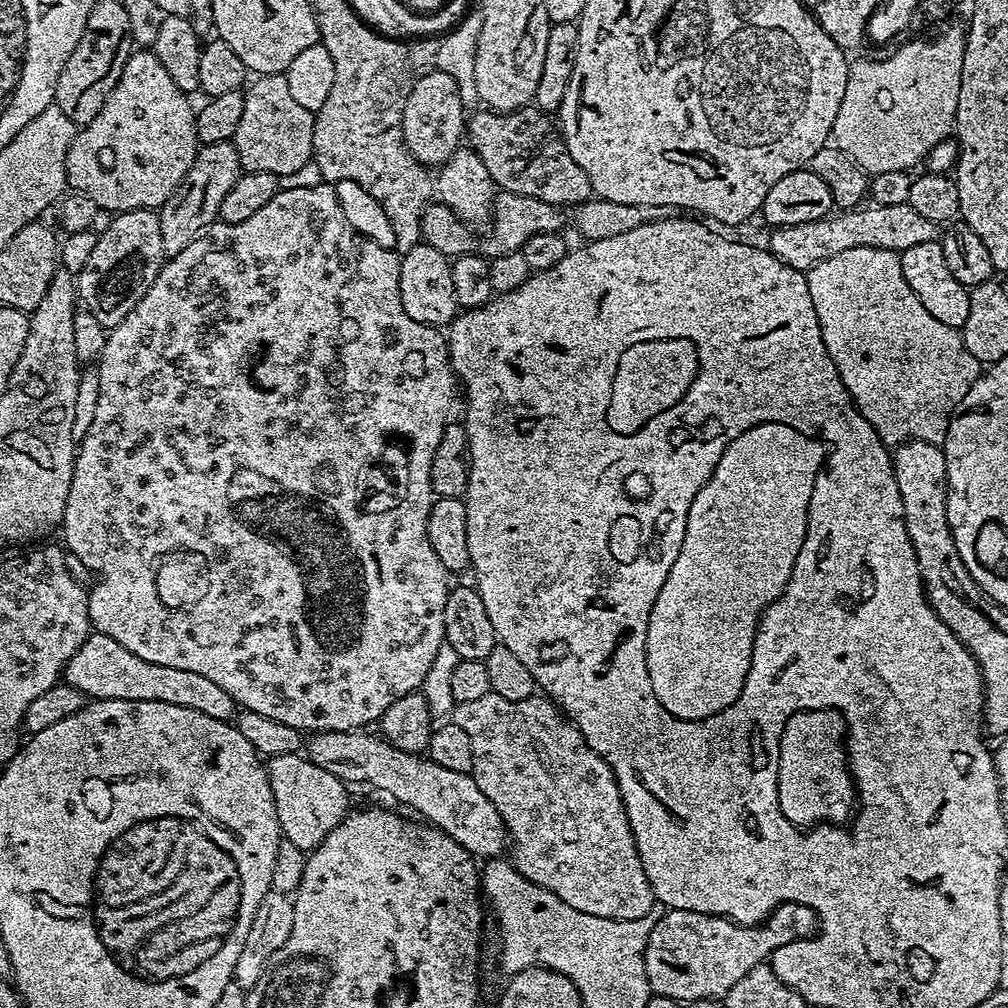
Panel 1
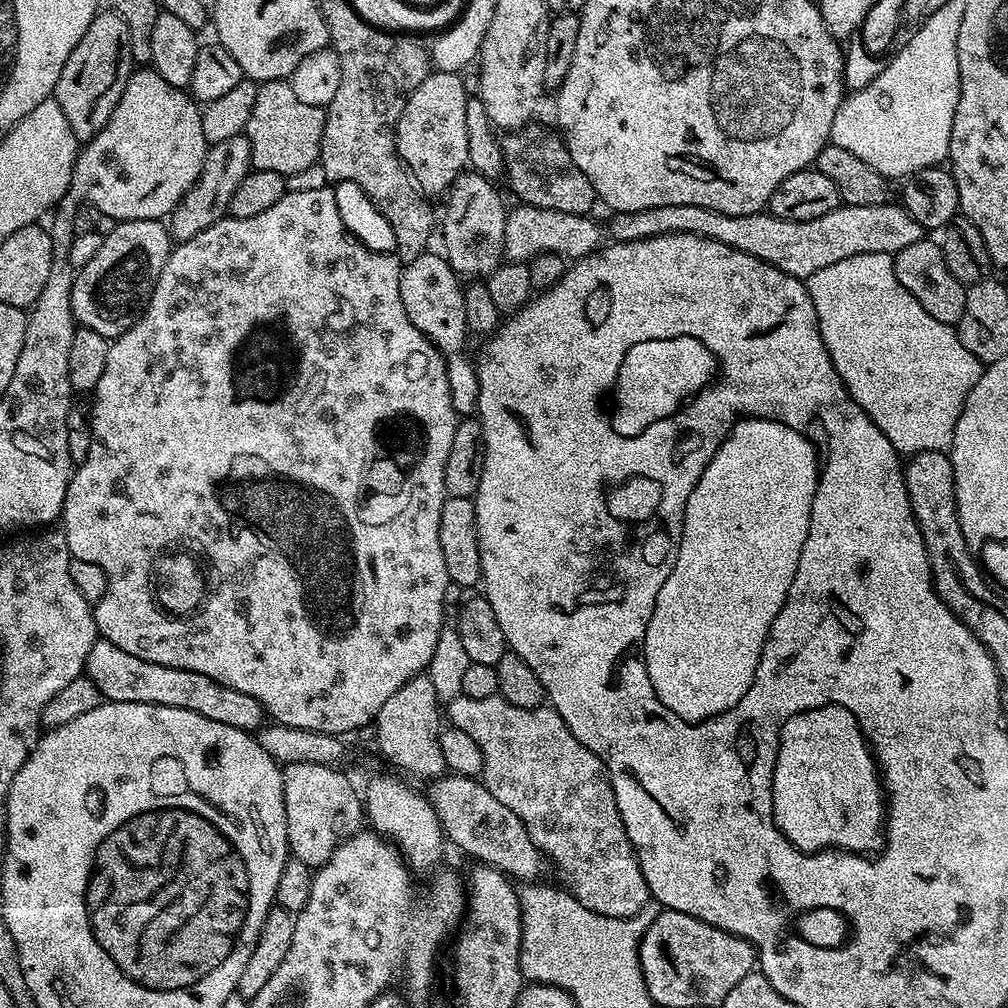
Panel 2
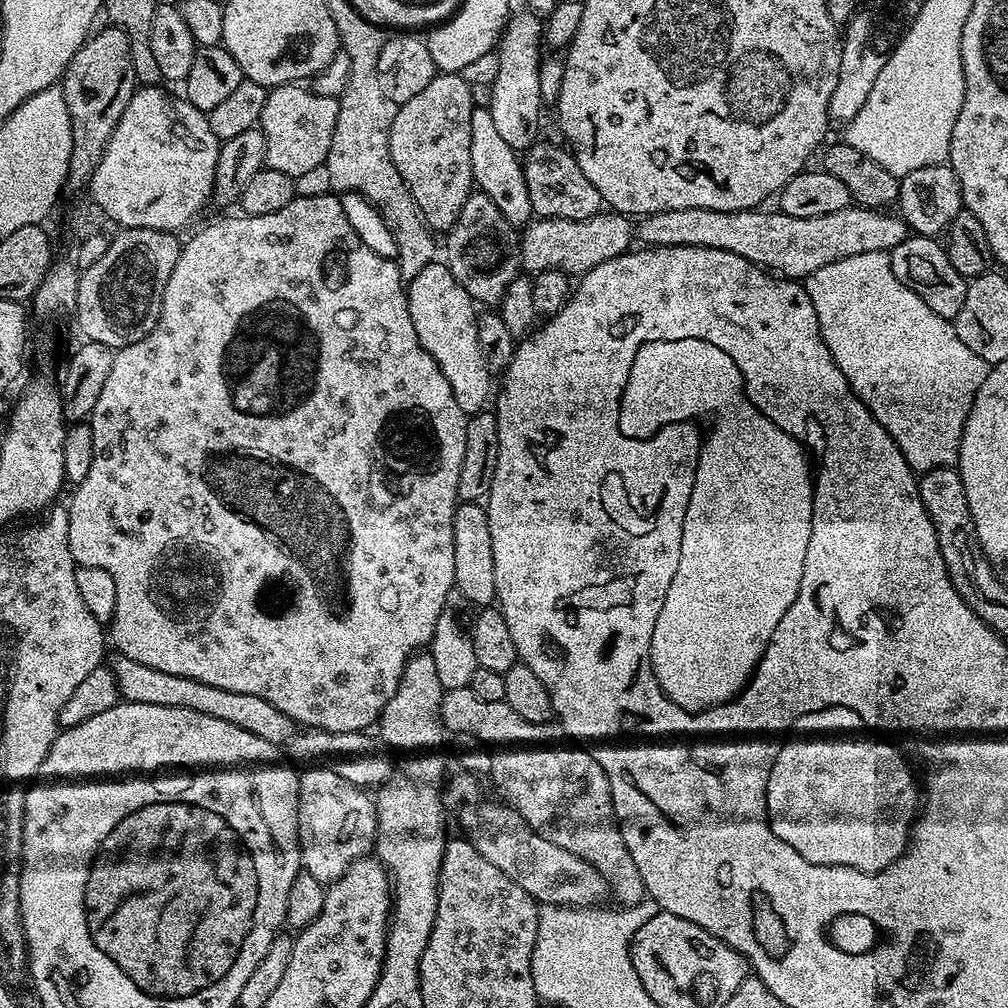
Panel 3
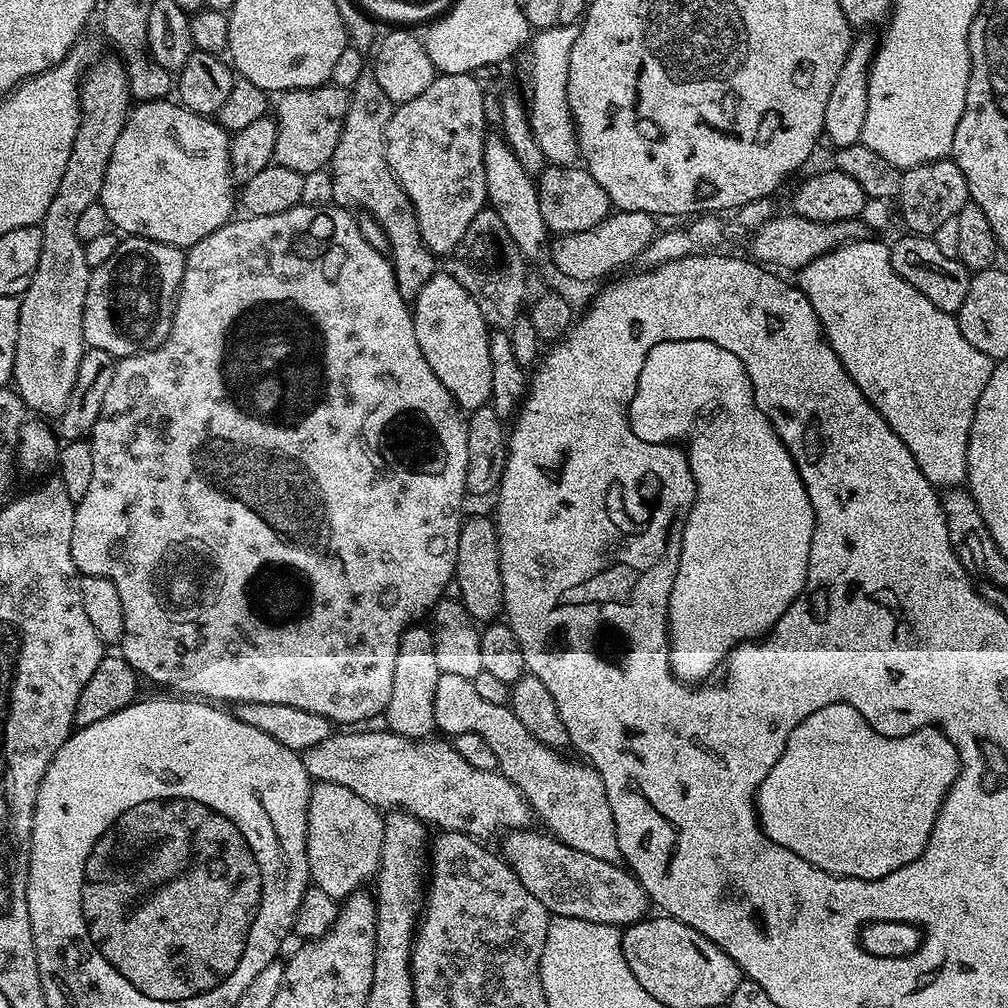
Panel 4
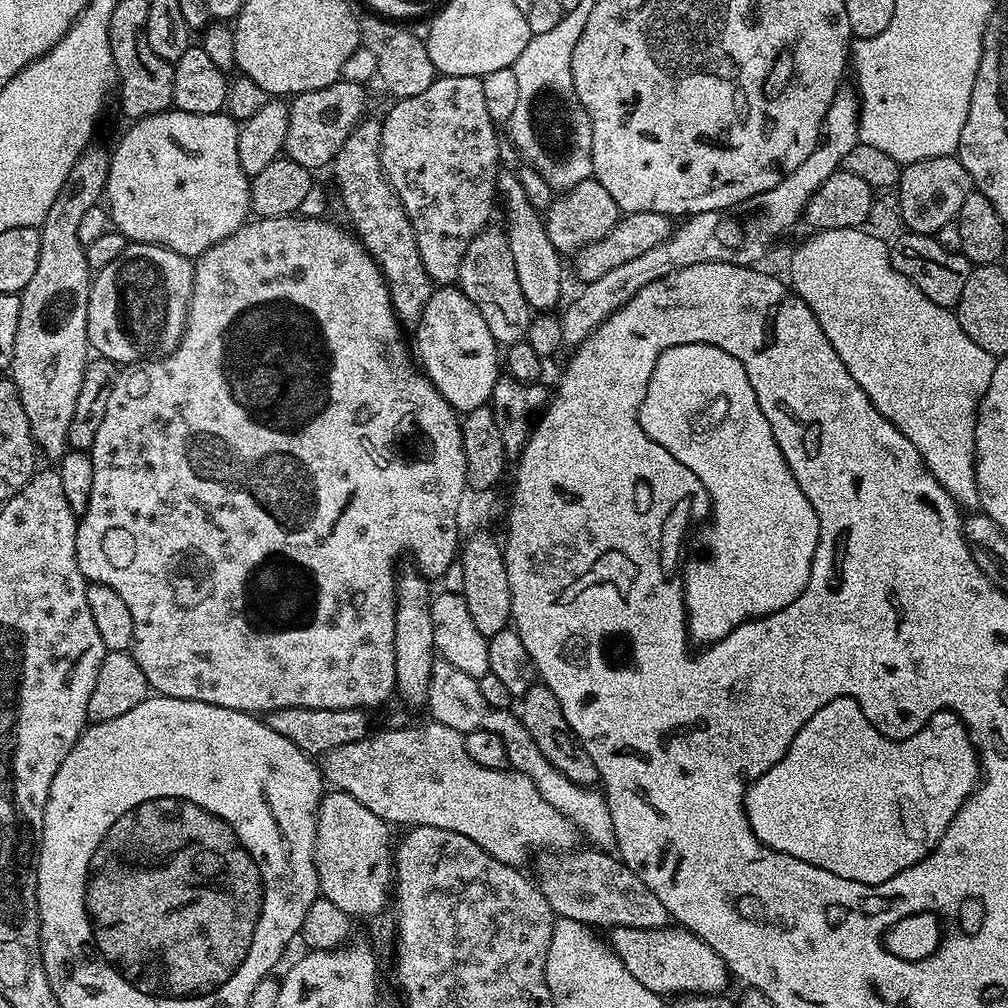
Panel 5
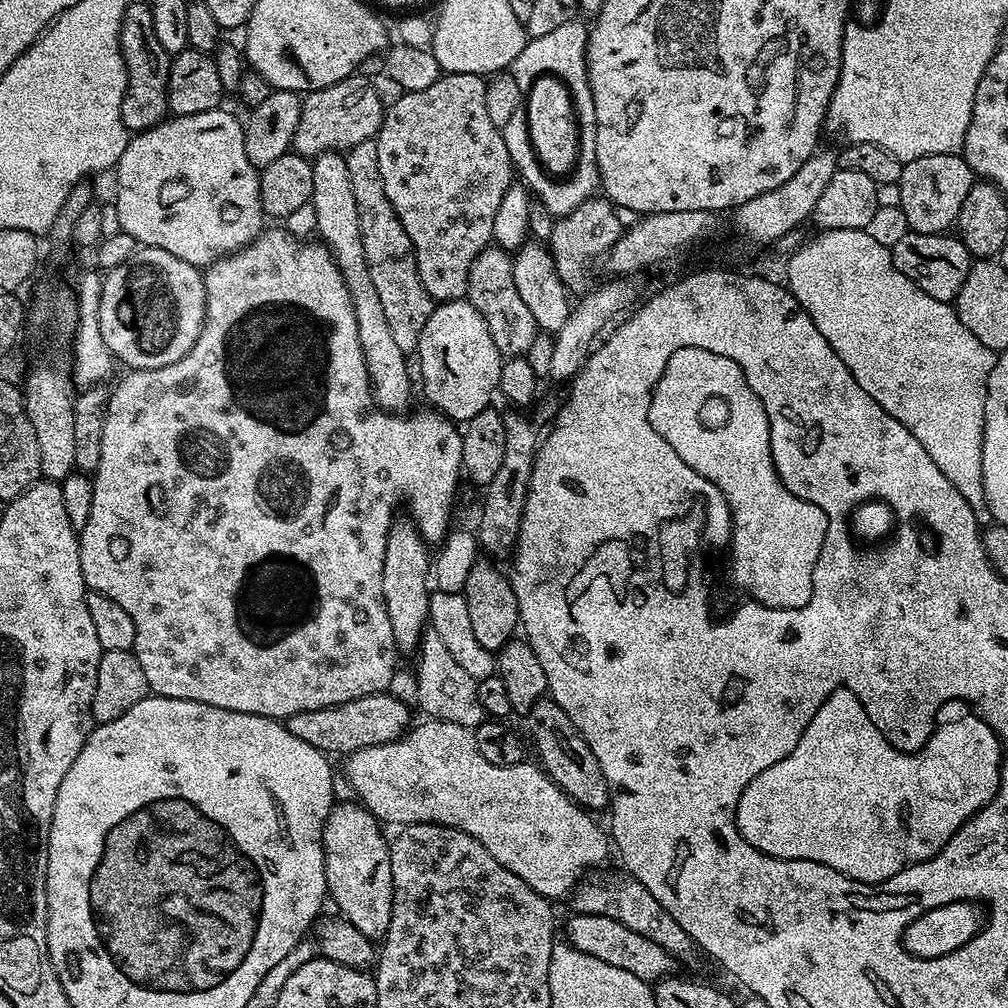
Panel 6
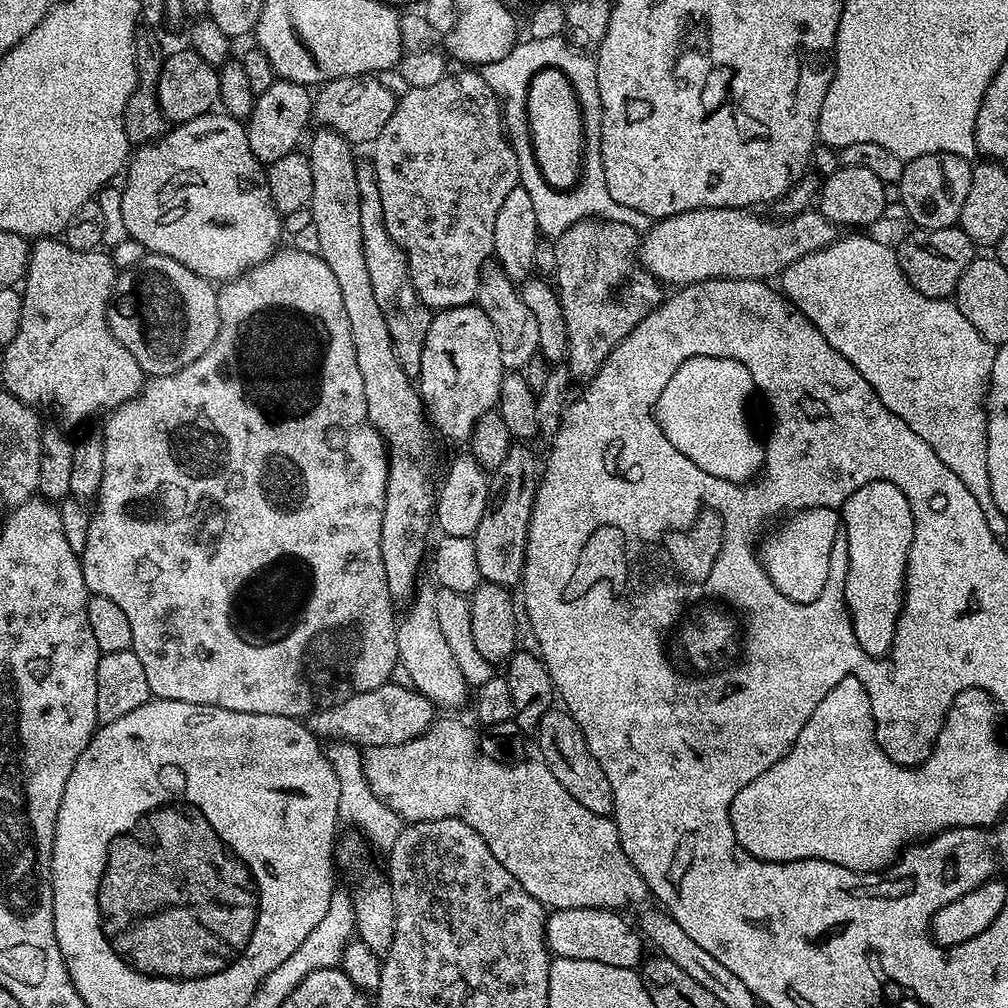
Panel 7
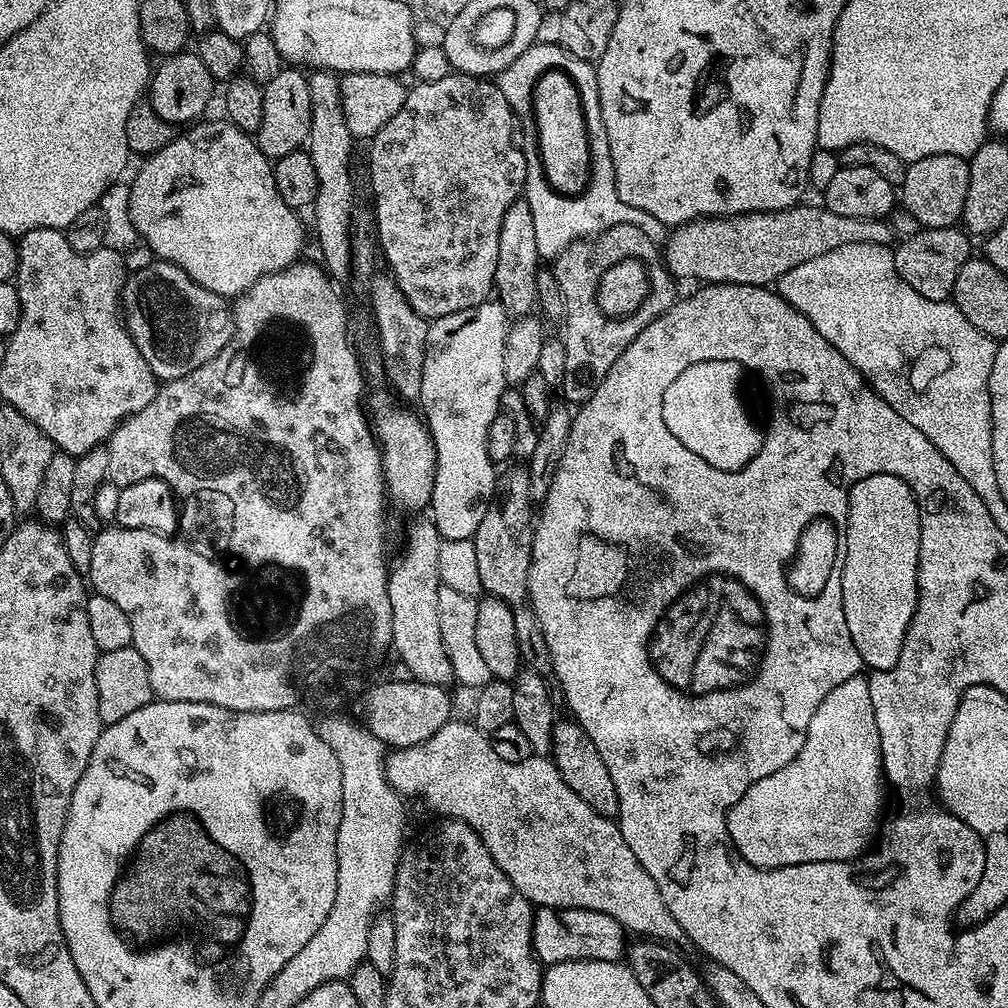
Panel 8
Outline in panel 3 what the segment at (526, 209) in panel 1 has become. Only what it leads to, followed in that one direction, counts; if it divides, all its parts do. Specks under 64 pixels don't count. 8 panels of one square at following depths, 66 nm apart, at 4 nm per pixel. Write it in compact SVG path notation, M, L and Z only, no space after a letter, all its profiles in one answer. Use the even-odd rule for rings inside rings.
M601 210L595 212L585 220L567 220L557 216L546 216L533 218L522 228L524 237L519 237L518 251L523 271L528 274L545 272L550 268L557 268L560 272L568 273L569 277L579 278L594 266L606 263L610 258L621 256L623 252L629 251L634 244L634 224L623 212Z

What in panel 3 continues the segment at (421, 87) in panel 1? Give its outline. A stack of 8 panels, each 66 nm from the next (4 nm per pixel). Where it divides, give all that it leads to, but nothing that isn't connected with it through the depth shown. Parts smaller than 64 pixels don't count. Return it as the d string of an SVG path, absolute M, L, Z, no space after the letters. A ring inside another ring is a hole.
M437 74L414 98L397 107L388 131L390 158L398 174L402 174L402 182L406 182L416 209L436 234L447 233L454 227L465 200L474 188L470 158L470 120L474 100L472 88L463 78L460 74Z

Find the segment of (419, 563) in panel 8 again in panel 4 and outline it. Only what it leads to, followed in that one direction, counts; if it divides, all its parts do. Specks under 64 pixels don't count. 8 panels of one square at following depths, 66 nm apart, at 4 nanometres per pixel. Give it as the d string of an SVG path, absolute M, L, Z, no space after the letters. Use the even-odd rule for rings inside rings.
M440 673L438 690L434 692L434 722L437 729L448 738L458 734L482 734L482 738L486 738L486 742L490 742L490 747L494 749L494 758L498 758L498 771L507 780L514 782L514 786L518 786L518 790L528 799L535 819L541 820L545 824L541 825L557 840L574 850L582 850L582 854L591 854L594 858L613 862L621 859L614 818L610 810L610 798L606 794L602 778L591 764L575 764L574 761L567 760L557 749L546 746L541 740L534 738L534 734L530 734L530 730L526 730L526 726L518 722L508 704L494 706L486 702L474 691L471 680L462 678L459 674Z

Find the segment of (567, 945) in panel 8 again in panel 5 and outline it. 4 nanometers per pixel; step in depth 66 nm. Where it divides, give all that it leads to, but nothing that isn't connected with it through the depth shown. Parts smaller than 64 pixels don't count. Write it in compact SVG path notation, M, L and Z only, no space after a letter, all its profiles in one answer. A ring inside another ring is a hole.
M634 926L611 929L610 947L618 959L634 974L646 990L665 998L675 998L681 994L715 996L725 991L730 973L728 965L702 938L679 926L642 930Z

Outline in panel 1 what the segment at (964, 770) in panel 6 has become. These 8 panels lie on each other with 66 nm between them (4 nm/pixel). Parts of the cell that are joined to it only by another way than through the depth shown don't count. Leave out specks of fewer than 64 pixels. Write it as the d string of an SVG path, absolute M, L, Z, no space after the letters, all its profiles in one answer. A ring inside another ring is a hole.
M806 708L785 721L778 758L778 802L791 824L849 823L854 812L854 785L848 770L845 736L844 718L833 708Z

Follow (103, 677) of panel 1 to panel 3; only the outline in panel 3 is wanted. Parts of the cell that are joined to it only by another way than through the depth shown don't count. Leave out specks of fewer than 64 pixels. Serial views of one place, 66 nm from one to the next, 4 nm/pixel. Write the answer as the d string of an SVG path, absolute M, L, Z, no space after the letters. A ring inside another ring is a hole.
M119 654L113 657L110 667L120 687L120 695L127 703L198 710L198 714L210 714L210 718L230 722L230 726L238 726L238 730L247 730L257 738L266 738L266 742L277 746L287 745L288 741L296 737L296 721L291 720L282 710L278 710L278 706L266 702L266 698L258 694L222 690L222 686L210 686L194 678L182 678L182 674L166 674L162 670L154 670L152 666L142 666L142 662L134 662L134 658L126 658Z

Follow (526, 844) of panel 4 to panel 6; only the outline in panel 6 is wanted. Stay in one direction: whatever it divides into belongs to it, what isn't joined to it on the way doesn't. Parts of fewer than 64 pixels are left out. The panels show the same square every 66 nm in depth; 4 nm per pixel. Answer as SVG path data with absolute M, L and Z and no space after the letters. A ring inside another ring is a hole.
M608 872L605 876L596 875L600 874L585 875L572 889L570 901L572 900L573 913L582 916L614 918L630 926L630 930L642 934L642 938L650 938L650 942L658 942L660 948L673 957L685 956L686 959L692 960L698 956L698 949L690 938L690 934L686 934L682 926L678 926L676 919L670 915L670 910L666 910L666 906L662 906L662 902L658 902L658 898L654 898L654 894L650 894L650 890L642 886L642 882L638 882L627 874L619 876L616 872Z

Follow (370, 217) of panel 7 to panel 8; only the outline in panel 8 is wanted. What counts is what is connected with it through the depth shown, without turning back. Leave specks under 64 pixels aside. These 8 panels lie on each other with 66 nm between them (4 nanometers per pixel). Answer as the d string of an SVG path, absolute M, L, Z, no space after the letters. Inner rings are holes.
M377 274L373 276L370 287L372 287L372 316L376 319L376 336L380 339L381 354L379 353L379 355L383 357L383 379L386 381L387 387L401 401L419 401L429 321L420 316L414 310L414 306L410 306L410 302L406 302L402 290L396 285L395 279L391 275Z

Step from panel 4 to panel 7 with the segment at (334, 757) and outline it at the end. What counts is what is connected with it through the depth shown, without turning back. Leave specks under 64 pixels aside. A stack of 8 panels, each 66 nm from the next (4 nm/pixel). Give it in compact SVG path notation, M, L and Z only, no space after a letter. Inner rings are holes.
M437 719L418 738L414 738L410 742L402 742L398 746L369 748L363 753L363 757L364 773L366 774L366 782L370 782L370 790L374 790L376 797L384 804L388 804L390 810L394 810L394 814L400 816L401 821L415 822L417 820L437 820L438 818L458 818L462 822L466 822L466 826L470 826L470 830L474 830L480 835L482 842L486 842L486 846L490 846L490 854L494 854L494 858L498 858L498 862L502 862L502 866L506 866L506 870L510 870L510 874L514 874L514 878L518 878L518 882L522 882L522 890L526 890L526 894L530 894L530 898L534 898L539 904L544 905L545 909L610 908L625 910L624 908L630 907L631 904L640 904L644 899L646 901L649 899L650 893L646 882L642 878L642 874L638 874L638 870L634 870L630 858L626 858L626 850L622 850L616 822L611 816L599 816L594 814L594 810L586 810L586 806L581 806L562 786L562 782L558 782L558 778L554 778L554 774L550 774L550 770L543 762L511 765L490 758L480 749L477 733L472 733L460 720Z

